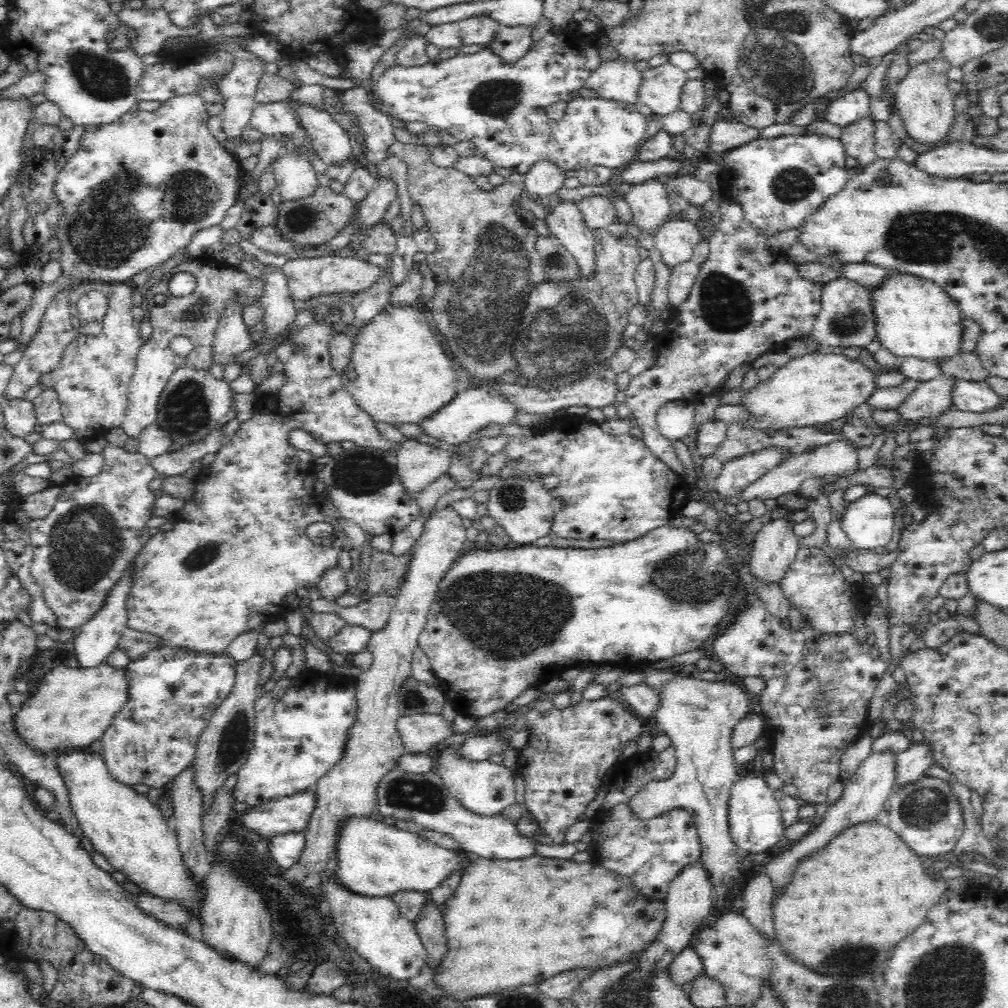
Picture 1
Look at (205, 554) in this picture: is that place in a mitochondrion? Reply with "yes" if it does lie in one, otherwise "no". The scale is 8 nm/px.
yes

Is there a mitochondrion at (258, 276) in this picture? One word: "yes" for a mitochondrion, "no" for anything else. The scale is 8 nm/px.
no

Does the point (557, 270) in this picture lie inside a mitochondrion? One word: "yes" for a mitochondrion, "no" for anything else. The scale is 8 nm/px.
yes

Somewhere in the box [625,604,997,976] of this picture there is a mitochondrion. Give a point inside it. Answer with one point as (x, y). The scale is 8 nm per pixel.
(922, 809)

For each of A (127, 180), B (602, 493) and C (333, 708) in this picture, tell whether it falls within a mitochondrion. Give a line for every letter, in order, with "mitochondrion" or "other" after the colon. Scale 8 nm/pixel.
A: mitochondrion
B: other
C: other

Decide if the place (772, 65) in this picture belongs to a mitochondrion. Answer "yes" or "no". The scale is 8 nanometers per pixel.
yes

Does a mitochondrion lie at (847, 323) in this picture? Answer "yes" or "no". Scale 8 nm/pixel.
yes

